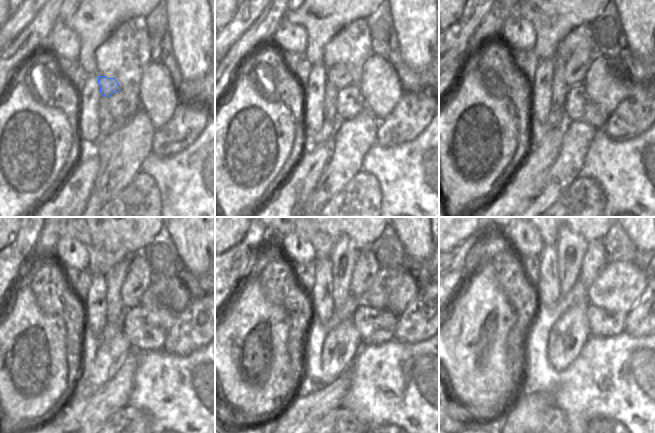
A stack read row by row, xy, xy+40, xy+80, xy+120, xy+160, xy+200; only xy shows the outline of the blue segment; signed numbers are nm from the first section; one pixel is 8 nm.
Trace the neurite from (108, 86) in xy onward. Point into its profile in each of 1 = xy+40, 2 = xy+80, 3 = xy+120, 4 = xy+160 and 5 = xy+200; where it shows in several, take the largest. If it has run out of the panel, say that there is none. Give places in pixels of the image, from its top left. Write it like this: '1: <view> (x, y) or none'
1: xy+40 (339, 75)
2: xy+80 (575, 70)
3: xy+120 (138, 279)
4: xy+160 (366, 268)
5: xy+200 (594, 262)

